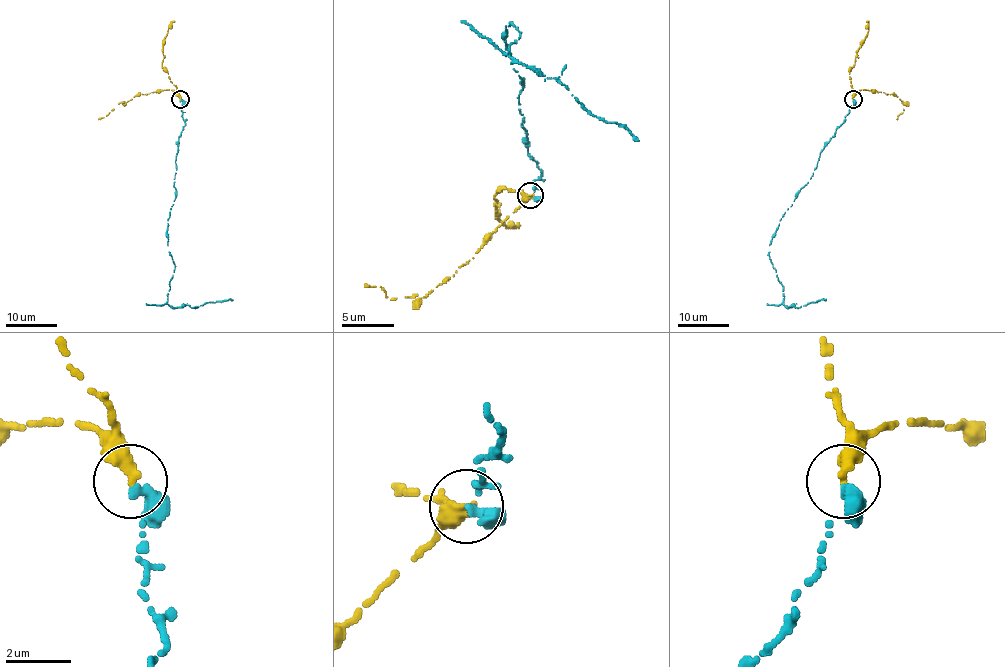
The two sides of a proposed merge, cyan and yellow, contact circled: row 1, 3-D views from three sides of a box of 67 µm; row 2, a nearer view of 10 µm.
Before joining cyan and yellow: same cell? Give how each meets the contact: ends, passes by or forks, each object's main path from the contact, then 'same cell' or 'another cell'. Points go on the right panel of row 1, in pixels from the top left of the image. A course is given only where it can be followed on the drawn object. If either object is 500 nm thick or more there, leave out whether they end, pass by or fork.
cyan ends | yellow ends | cyan via (852, 99), (769, 245), (786, 306), (825, 300) | yellow via (852, 99), (859, 90), (894, 94), (903, 103), (903, 110), (896, 119) | same cell

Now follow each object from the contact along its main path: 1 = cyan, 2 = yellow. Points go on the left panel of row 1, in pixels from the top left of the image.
1: (180, 99), (185, 123), (176, 155), (176, 196), (167, 221), (175, 267), (167, 302), (191, 308), (232, 300)
2: (180, 99), (174, 90), (136, 94), (98, 119)

